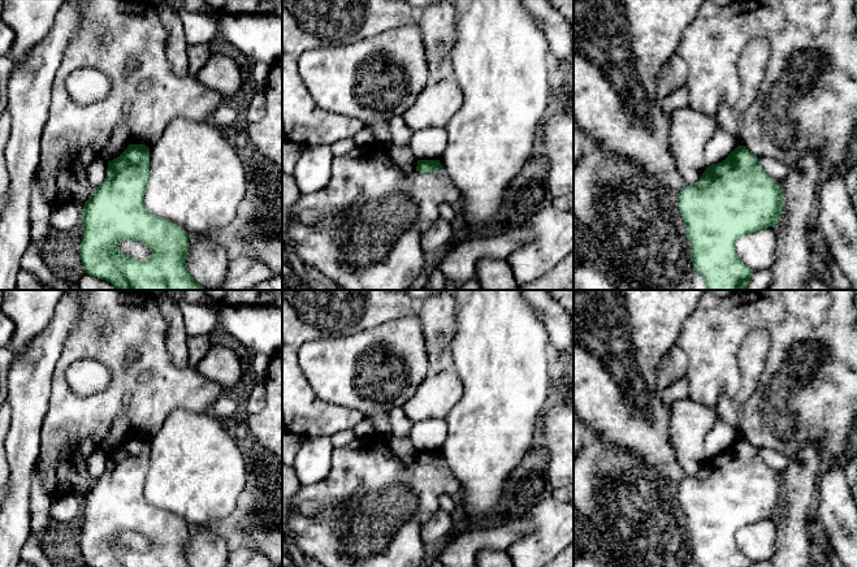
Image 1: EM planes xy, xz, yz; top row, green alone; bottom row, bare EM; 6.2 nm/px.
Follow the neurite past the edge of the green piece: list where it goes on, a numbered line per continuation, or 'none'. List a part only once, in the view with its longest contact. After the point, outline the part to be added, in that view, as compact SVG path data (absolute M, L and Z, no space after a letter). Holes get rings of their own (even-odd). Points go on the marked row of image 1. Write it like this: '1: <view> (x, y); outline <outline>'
none

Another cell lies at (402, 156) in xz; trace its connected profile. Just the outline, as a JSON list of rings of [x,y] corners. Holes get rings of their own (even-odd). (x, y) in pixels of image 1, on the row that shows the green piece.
[[[407,144],[404,146],[390,146],[389,147],[390,160],[406,173],[416,172],[417,159]]]

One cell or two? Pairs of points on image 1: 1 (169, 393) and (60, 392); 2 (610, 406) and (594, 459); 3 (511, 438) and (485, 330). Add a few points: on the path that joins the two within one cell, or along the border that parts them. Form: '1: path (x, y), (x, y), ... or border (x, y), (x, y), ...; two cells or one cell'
1: path (142, 392), (118, 390), (105, 403), (87, 403); one cell
2: border (589, 433), (627, 453); two cells
3: path (503, 411), (502, 358); one cell

